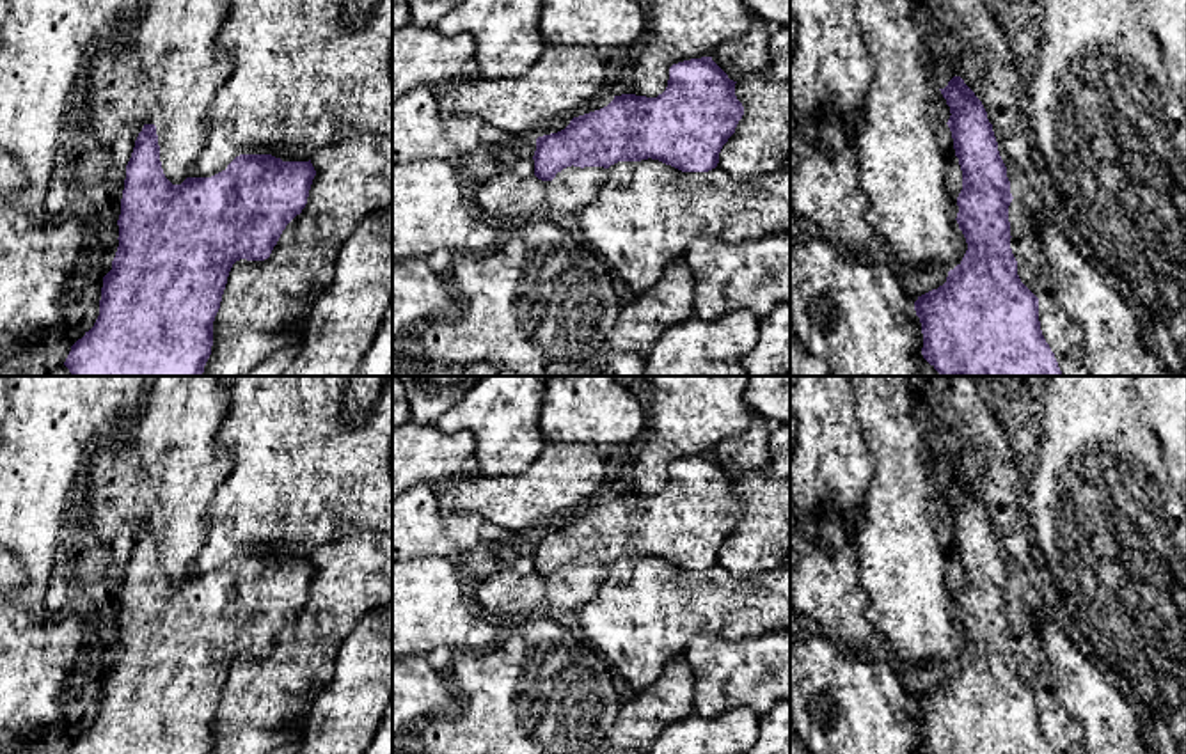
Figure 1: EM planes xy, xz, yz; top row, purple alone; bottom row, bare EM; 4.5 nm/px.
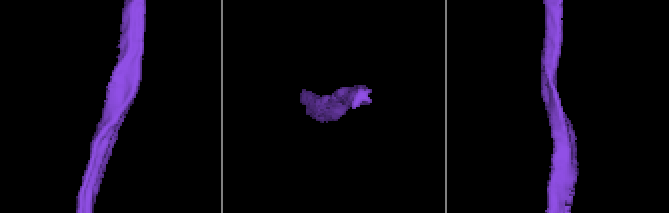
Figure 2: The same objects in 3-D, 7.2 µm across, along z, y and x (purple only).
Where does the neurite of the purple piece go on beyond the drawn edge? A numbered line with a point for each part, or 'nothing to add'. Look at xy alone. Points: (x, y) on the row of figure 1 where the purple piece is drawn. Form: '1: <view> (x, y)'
nothing to add

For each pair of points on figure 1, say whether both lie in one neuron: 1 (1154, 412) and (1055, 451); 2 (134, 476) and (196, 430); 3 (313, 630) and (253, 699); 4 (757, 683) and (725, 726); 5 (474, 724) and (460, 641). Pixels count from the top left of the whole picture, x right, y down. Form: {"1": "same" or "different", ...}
{"1": "different", "2": "same", "3": "same", "4": "different", "5": "different"}

